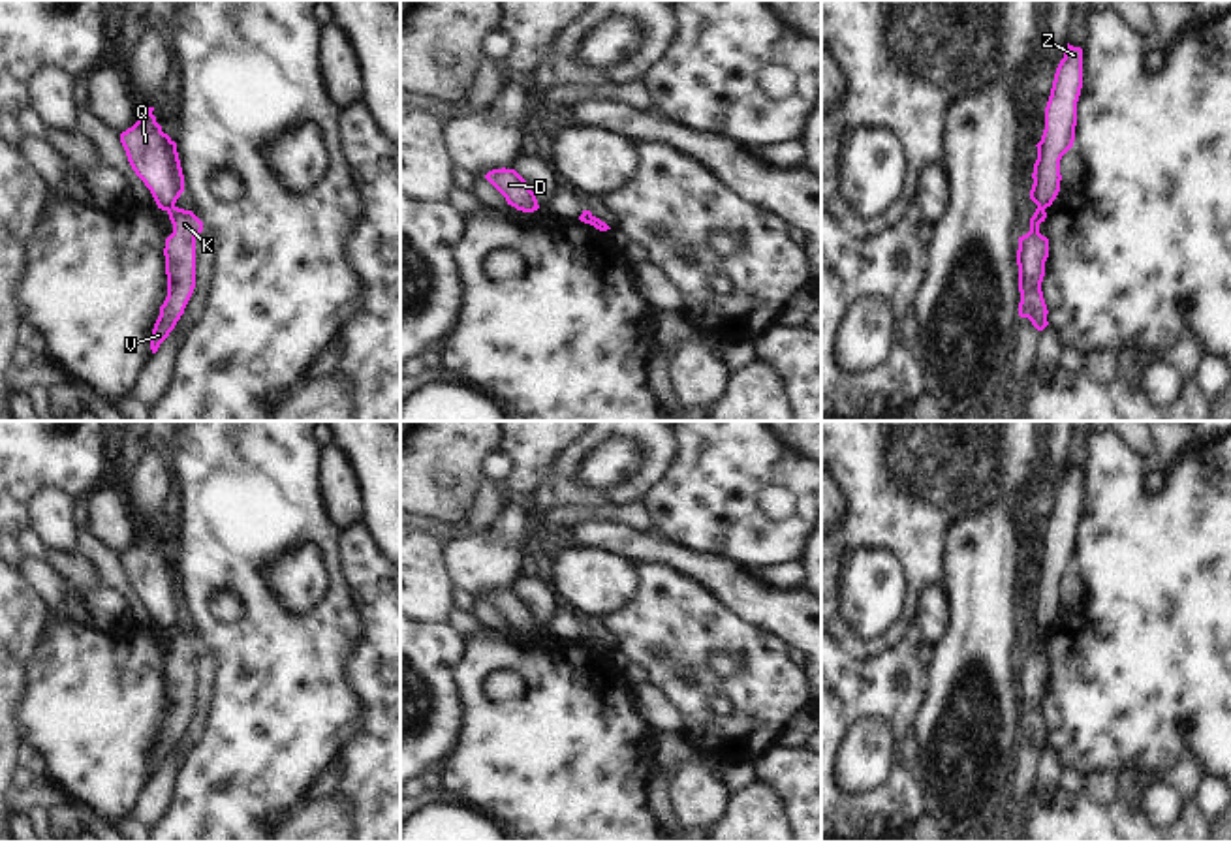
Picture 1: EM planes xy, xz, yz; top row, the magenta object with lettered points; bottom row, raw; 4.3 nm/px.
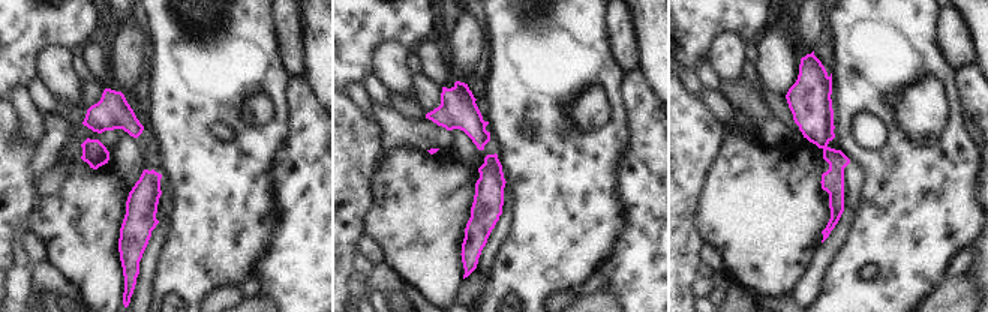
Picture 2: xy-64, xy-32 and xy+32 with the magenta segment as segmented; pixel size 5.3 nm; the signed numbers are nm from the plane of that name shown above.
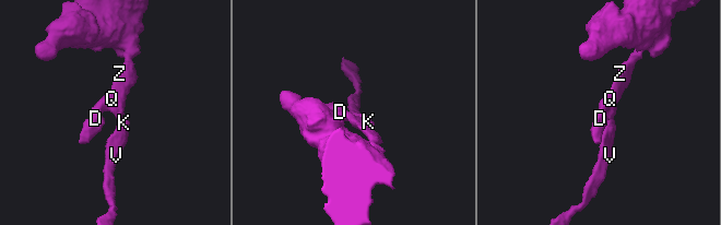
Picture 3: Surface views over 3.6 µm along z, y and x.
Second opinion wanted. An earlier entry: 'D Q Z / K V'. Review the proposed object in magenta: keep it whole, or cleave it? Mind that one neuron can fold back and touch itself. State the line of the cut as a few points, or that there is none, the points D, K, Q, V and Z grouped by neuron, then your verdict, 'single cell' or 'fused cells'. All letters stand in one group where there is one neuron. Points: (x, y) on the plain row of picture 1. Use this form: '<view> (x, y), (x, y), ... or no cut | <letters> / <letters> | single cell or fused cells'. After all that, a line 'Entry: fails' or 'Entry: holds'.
xy (173, 626), (168, 632) | D Q Z / K V | fused cells
Entry: holds

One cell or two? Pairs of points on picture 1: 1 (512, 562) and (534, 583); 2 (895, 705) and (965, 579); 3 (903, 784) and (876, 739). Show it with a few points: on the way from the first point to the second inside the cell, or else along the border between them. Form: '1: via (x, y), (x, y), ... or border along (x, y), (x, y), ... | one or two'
1: border along (532, 564), (514, 589) | two
2: border along (929, 668), (929, 692), (918, 711) | two
3: border along (888, 720), (897, 739), (891, 773), (857, 792) | two

